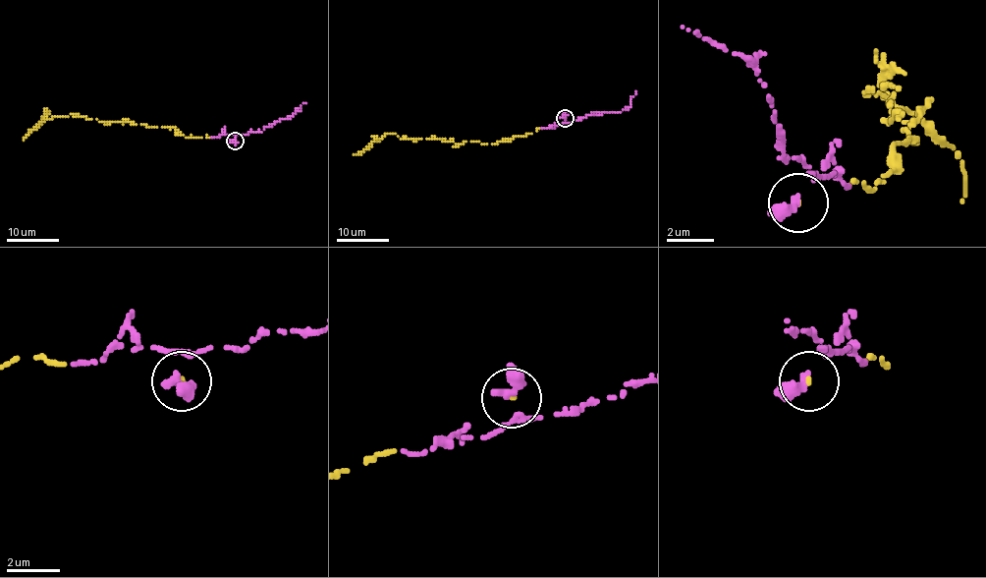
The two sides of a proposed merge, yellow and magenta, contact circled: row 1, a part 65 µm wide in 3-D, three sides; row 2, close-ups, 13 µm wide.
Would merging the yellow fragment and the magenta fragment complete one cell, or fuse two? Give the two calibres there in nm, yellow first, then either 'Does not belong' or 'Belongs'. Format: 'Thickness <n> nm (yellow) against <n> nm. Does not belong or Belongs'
Thickness 90 nm (yellow) against 320 nm. Belongs

